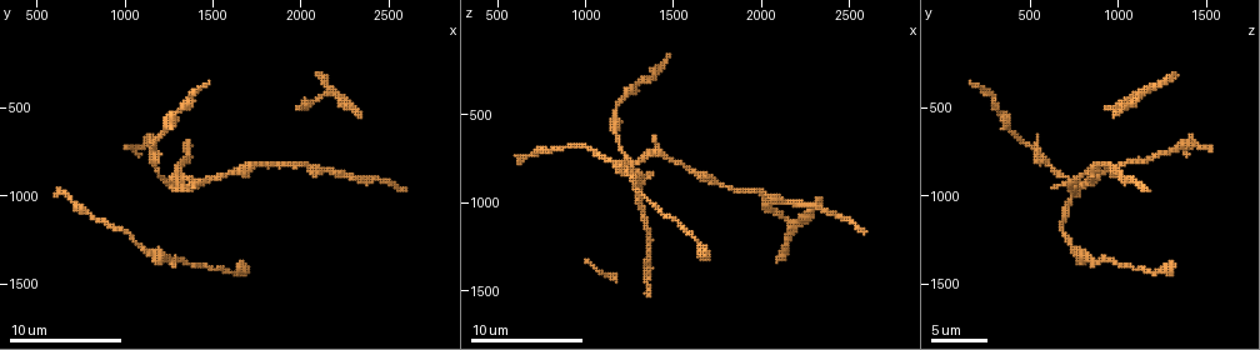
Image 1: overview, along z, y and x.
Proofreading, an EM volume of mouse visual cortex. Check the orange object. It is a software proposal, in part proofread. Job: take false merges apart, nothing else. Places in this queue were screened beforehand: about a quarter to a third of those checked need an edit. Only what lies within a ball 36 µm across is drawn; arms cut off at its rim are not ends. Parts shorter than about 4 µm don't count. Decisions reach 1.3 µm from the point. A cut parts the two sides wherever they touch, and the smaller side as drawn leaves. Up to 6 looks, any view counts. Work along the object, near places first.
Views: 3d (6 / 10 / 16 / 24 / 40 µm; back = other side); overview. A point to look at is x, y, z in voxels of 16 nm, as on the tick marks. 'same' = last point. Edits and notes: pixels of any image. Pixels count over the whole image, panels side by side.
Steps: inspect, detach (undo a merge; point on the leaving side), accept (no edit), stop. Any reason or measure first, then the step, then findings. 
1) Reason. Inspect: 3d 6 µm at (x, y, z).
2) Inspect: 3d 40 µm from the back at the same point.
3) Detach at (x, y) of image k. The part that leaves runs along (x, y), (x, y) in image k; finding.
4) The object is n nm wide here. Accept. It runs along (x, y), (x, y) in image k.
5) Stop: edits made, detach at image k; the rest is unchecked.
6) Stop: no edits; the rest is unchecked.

Three arms meet. Inspect: 3d 10 µm at (1180, 720, 520).

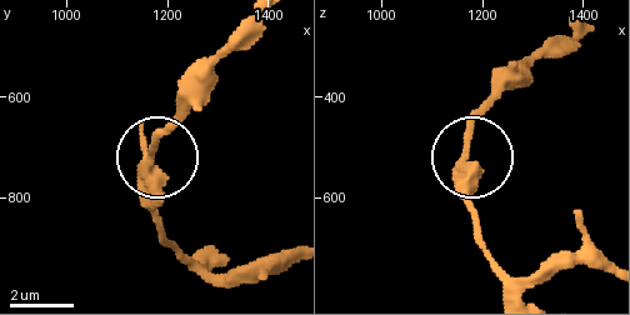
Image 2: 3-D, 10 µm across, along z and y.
Accept. It runs along (608, 270), (519, 279), (494, 256), (470, 200), (491, 98) in image 2; all the same cell.

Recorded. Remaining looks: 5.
Branch point. Inspect: 3d 16 µm at (1280, 960, 760).

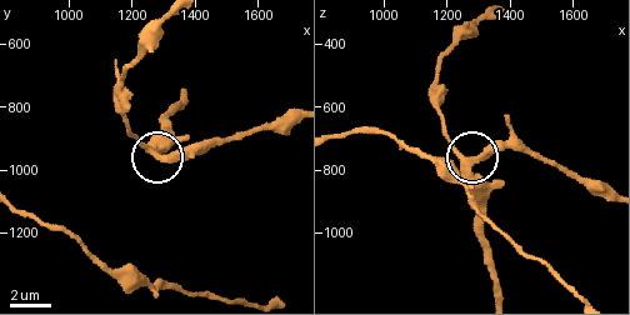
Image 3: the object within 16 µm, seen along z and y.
Inspect: 3d 6 µm at (1280, 950, 780).

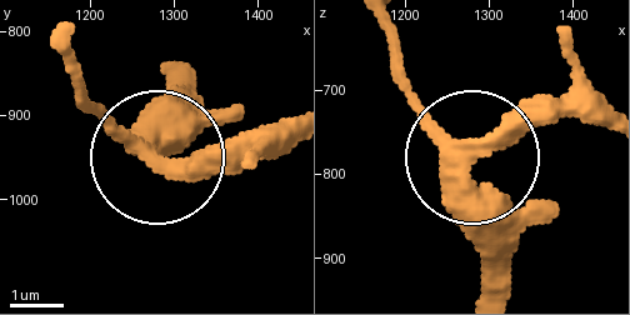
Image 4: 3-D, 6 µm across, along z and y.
The side arm is 18 µm long. Accept. It runs along (600, 123), (519, 119), (479, 145), (465, 213), (479, 275) in image 4; continuous, no second cell.

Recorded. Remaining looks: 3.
Inspect: 3d 6 µm at (1160, 1320, 760).

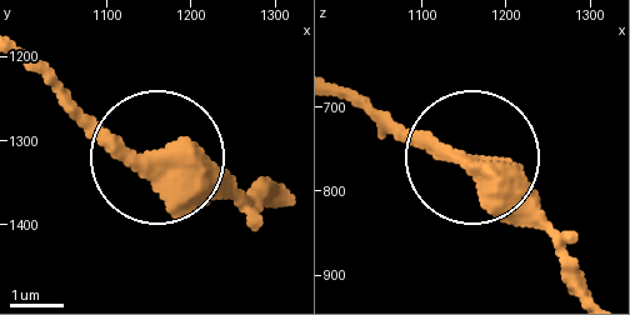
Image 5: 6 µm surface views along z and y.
The side arm is 11 µm long. Accept. All the same cell.

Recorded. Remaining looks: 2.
Stop: no edits; the rest is unchecked.

